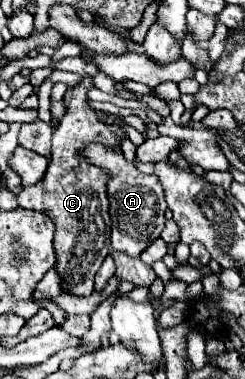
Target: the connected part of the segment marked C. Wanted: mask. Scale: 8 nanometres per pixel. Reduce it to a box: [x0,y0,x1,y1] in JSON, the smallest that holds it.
[17,77,123,297]

